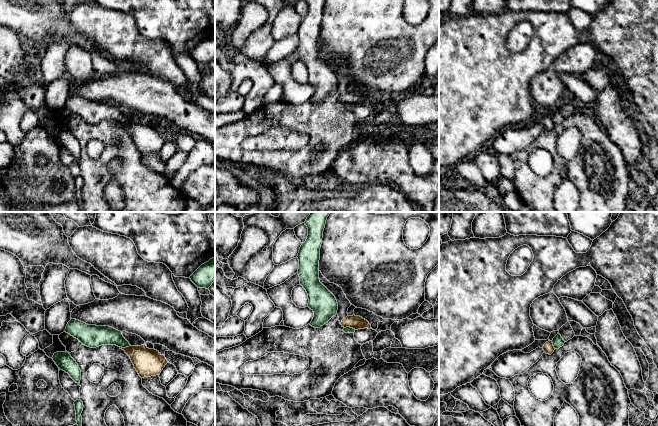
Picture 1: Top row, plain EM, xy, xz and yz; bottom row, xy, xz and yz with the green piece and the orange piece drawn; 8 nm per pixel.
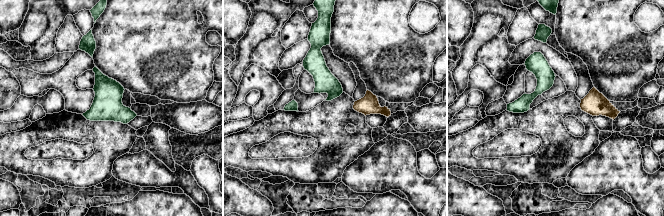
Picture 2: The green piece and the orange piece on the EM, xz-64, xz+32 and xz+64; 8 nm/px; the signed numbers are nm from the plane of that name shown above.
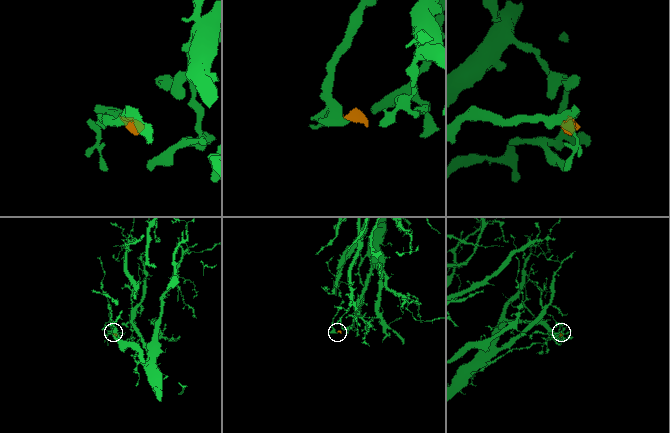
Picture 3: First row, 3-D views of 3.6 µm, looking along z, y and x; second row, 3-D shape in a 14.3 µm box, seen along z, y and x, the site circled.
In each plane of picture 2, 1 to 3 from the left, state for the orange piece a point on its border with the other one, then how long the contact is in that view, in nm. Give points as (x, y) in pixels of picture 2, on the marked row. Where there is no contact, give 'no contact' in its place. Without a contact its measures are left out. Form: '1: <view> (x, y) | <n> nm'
1: no contact
2: no contact
3: no contact

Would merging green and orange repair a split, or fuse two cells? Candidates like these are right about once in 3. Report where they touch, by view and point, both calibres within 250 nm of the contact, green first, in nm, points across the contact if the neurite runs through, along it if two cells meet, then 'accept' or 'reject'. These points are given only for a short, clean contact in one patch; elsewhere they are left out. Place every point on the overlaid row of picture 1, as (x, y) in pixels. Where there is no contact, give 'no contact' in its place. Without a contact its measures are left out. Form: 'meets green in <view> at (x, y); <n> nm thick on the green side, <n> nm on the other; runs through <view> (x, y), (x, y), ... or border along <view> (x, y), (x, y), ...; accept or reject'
meets green in xy at (125, 347); 160 nm thick on the green side, 220 nm on the other; border along xy (130, 345), (120, 347); reject

